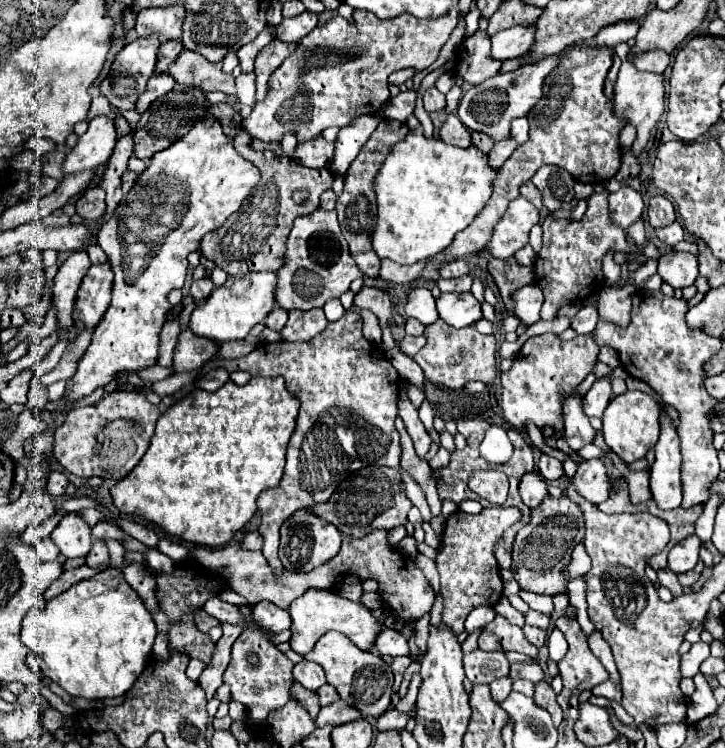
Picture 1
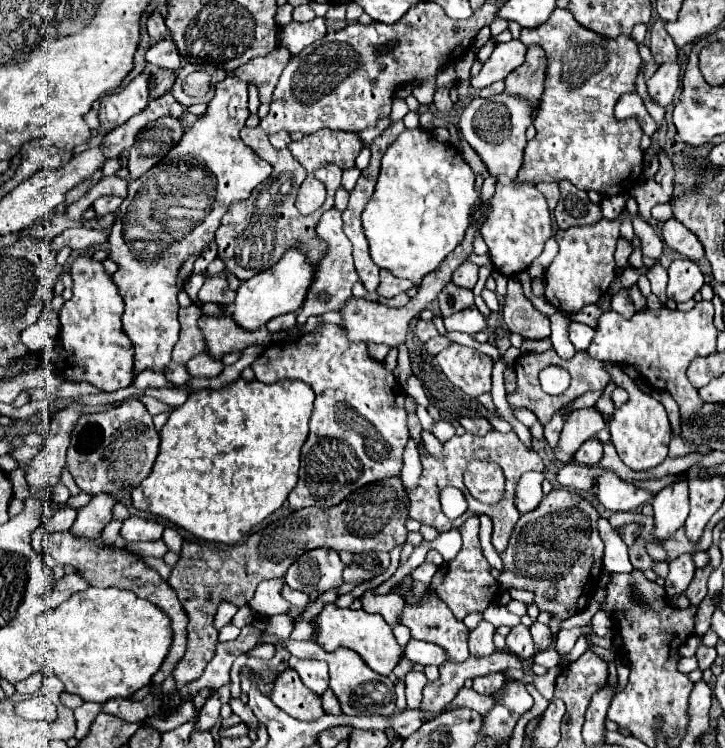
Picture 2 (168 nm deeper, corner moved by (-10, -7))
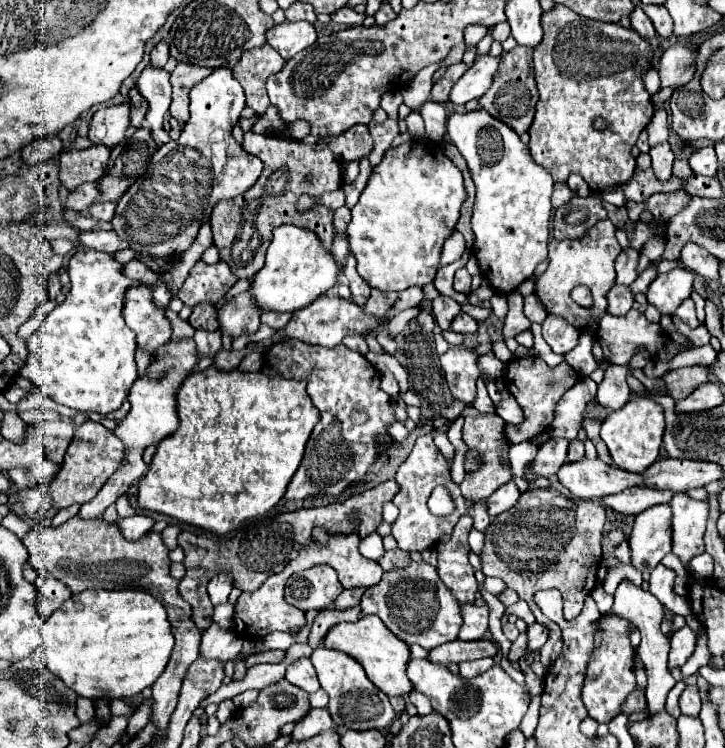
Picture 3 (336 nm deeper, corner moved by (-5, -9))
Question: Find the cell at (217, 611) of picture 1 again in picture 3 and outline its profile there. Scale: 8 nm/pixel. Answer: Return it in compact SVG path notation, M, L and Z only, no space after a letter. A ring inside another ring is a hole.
M318 646L314 650L314 668L318 672L320 686L328 692L330 704L328 710L340 726L352 728L352 730L370 730L370 728L388 728L394 720L394 710L388 702L388 696L382 694L366 676L364 668L348 654L338 650L328 650L324 646Z

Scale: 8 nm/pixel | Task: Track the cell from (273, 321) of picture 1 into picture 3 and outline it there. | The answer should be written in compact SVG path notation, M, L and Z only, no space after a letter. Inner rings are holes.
M262 314L262 324L274 328L274 330L282 330L288 322L290 322L292 314Z

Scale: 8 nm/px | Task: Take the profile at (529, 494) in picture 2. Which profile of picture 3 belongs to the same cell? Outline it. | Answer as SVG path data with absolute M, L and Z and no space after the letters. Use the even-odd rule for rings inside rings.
M510 480L510 482L502 484L502 486L488 498L488 512L490 512L492 516L498 516L498 514L510 510L512 506L516 506L518 498L520 498L520 490L518 490L516 482Z

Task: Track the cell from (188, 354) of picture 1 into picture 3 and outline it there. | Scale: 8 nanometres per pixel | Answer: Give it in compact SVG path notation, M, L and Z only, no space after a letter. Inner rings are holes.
M242 292L218 310L218 330L230 338L254 334L260 328L260 314L262 310L254 310L254 304L250 302L250 292Z

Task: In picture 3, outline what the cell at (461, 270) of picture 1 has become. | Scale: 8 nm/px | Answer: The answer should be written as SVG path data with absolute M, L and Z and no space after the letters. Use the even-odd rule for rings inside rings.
M460 268L456 272L456 276L454 276L454 290L468 294L470 292L470 280L472 280L472 276L468 274L468 270L466 268Z

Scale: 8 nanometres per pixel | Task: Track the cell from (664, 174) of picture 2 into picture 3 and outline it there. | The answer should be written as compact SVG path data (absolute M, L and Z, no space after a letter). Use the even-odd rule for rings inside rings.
M662 142L654 148L650 148L650 156L652 156L654 176L660 178L662 182L666 182L672 176L672 162L674 162L674 152L670 150L670 144Z

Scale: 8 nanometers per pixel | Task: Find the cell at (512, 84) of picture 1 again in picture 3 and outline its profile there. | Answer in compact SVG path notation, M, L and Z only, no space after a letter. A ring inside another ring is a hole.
M484 108L474 112L452 112L448 118L448 134L456 144L476 184L476 204L472 214L472 232L476 236L474 256L482 268L482 276L500 294L518 288L520 282L532 278L534 268L548 258L550 238L550 194L554 180L534 164L528 146L502 120Z

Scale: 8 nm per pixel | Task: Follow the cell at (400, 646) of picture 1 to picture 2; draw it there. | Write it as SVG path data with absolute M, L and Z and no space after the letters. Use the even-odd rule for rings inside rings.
M411 640L405 646L405 658L409 658L411 662L417 662L421 666L427 666L427 664L441 666L443 662L447 662L447 654L443 652L443 648L439 648L437 644L419 642L419 640Z

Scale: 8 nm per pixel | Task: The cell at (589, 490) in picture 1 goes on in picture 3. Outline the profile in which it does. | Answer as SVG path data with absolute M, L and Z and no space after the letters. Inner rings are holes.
M630 488L612 496L604 496L602 502L620 512L620 514L640 514L642 510L662 504L662 502L670 502L670 498L674 496L674 492L670 490L650 490L650 488Z

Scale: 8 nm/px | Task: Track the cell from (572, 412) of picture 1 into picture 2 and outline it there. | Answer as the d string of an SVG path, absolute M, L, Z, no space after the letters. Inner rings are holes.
M587 440L575 454L575 460L579 464L587 464L587 466L593 466L601 460L603 456L603 444L599 440Z

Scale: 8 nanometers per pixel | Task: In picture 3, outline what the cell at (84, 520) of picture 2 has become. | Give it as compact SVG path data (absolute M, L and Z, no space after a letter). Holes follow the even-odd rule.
M180 340L180 342L168 342L166 346L162 346L162 350L158 350L158 354L152 358L150 368L146 370L144 376L140 376L134 386L130 388L130 412L128 416L116 426L116 434L118 438L122 438L122 442L126 442L128 454L130 458L126 458L126 466L122 466L122 470L118 470L118 474L114 474L114 478L110 478L110 482L106 482L106 486L102 486L102 490L96 494L96 498L92 498L90 502L82 504L78 518L82 520L94 520L100 518L104 514L104 510L114 504L126 490L128 486L138 480L140 476L144 476L146 472L146 464L142 460L142 452L148 444L156 444L162 438L170 436L176 428L178 428L178 416L176 416L176 390L180 388L182 380L186 378L186 374L194 368L194 364L198 362L196 358L196 344L194 340Z

